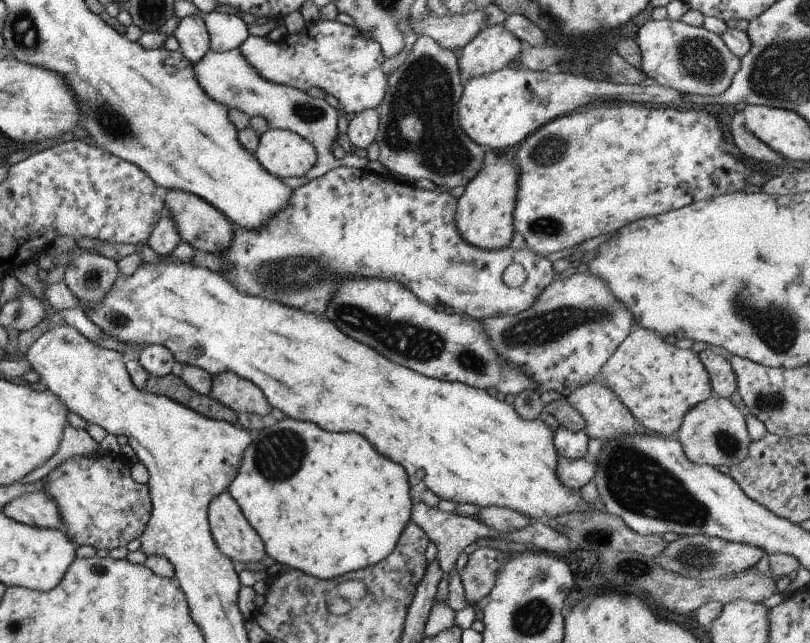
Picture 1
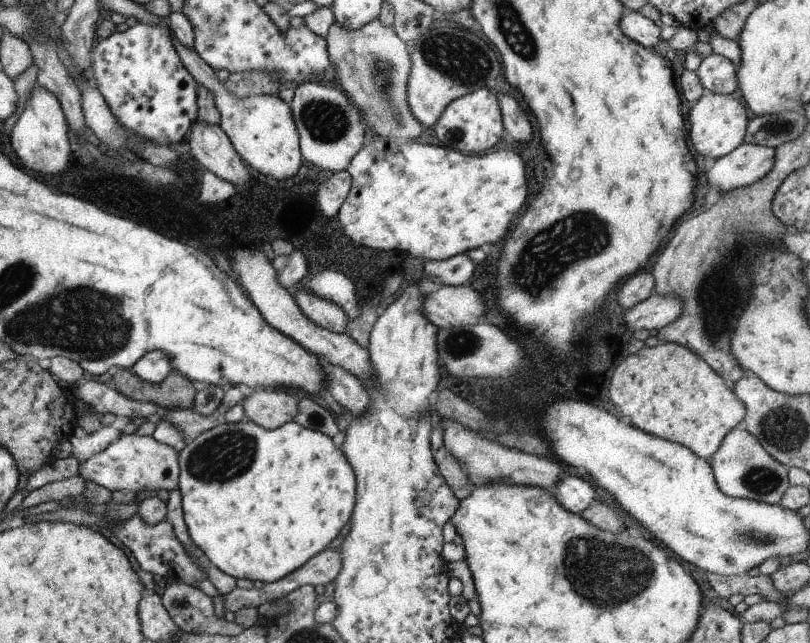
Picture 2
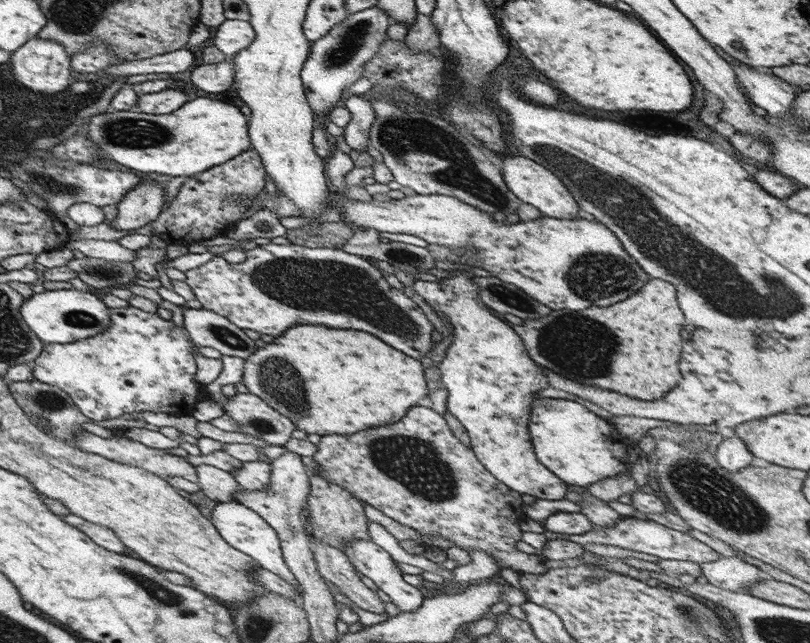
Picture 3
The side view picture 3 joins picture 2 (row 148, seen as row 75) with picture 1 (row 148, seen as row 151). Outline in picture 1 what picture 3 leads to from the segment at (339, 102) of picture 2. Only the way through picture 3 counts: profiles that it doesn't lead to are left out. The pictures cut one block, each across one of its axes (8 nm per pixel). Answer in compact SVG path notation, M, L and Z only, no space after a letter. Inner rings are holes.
M210 49L203 54L203 58L197 64L191 64L193 76L197 80L197 86L213 100L225 106L227 110L235 108L249 118L263 118L271 130L288 130L304 138L313 145L317 154L316 163L306 172L308 180L323 176L332 168L341 166L365 169L369 160L367 156L356 156L353 153L346 153L341 159L335 159L331 154L332 146L335 143L337 132L337 117L339 112L329 106L325 100L307 96L303 90L297 90L293 86L273 84L263 80L245 58L239 54L238 49L222 53L213 52Z

